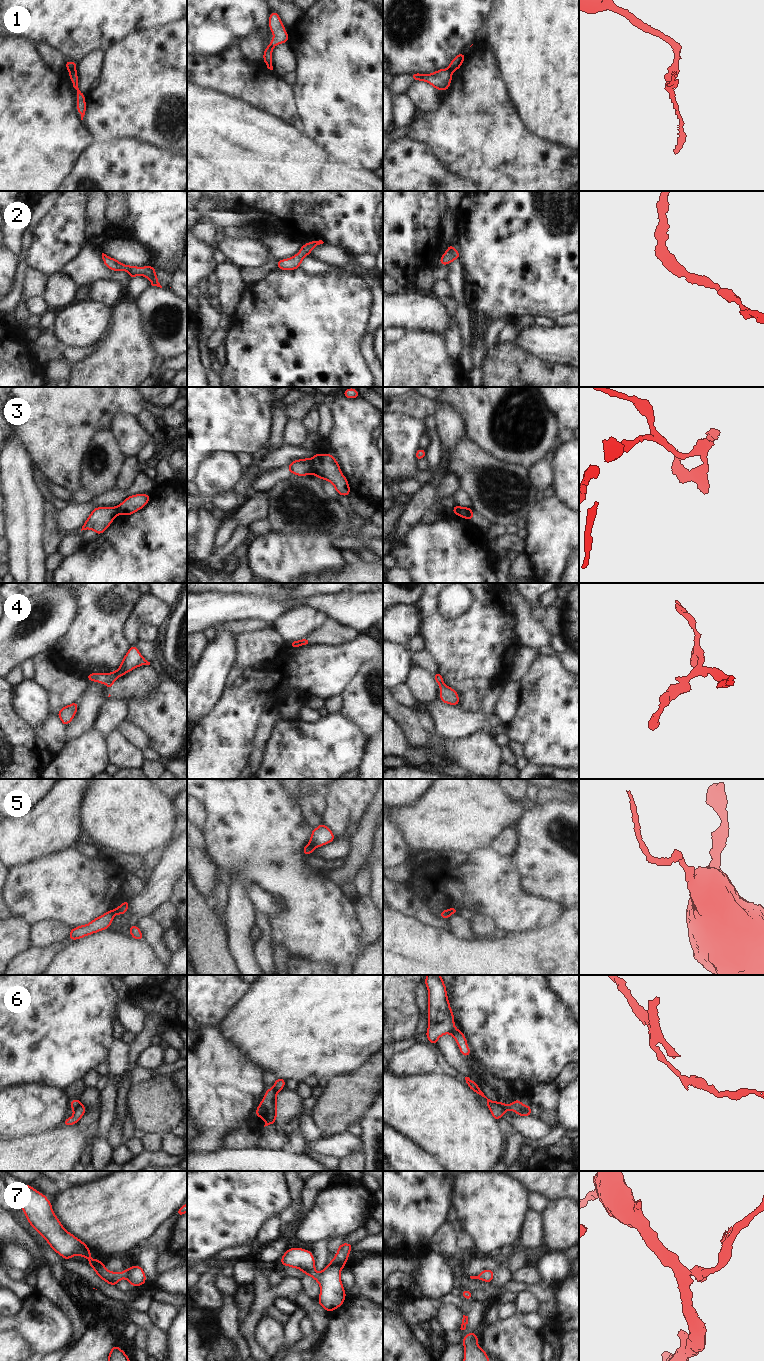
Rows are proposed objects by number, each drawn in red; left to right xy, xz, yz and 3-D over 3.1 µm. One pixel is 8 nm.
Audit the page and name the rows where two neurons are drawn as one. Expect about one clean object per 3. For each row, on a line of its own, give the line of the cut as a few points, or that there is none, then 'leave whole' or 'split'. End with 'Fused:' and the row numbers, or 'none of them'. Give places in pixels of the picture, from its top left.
1: cut xy (70, 70), (75, 71); split
2: cut none; leave whole
3: cut xz (310, 459), (314, 474); split
4: cut xz (301, 640), (297, 646), (291, 647); split
5: cut xy (116, 909), (113, 916); split
6: cut yz (497, 1102), (504, 1111); split
7: cut none; leave whole
Fused: 1, 3, 4, 5, 6

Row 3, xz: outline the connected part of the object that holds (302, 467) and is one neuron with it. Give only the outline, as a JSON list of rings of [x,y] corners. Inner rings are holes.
[[[303,458],[299,460],[292,460],[288,466],[288,472],[296,476],[314,475],[311,459]]]

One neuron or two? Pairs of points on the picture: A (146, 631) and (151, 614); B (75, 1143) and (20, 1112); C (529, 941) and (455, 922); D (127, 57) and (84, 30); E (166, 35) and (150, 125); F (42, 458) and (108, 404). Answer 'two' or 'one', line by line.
A: two
B: two
C: two
D: two
E: one
F: one

